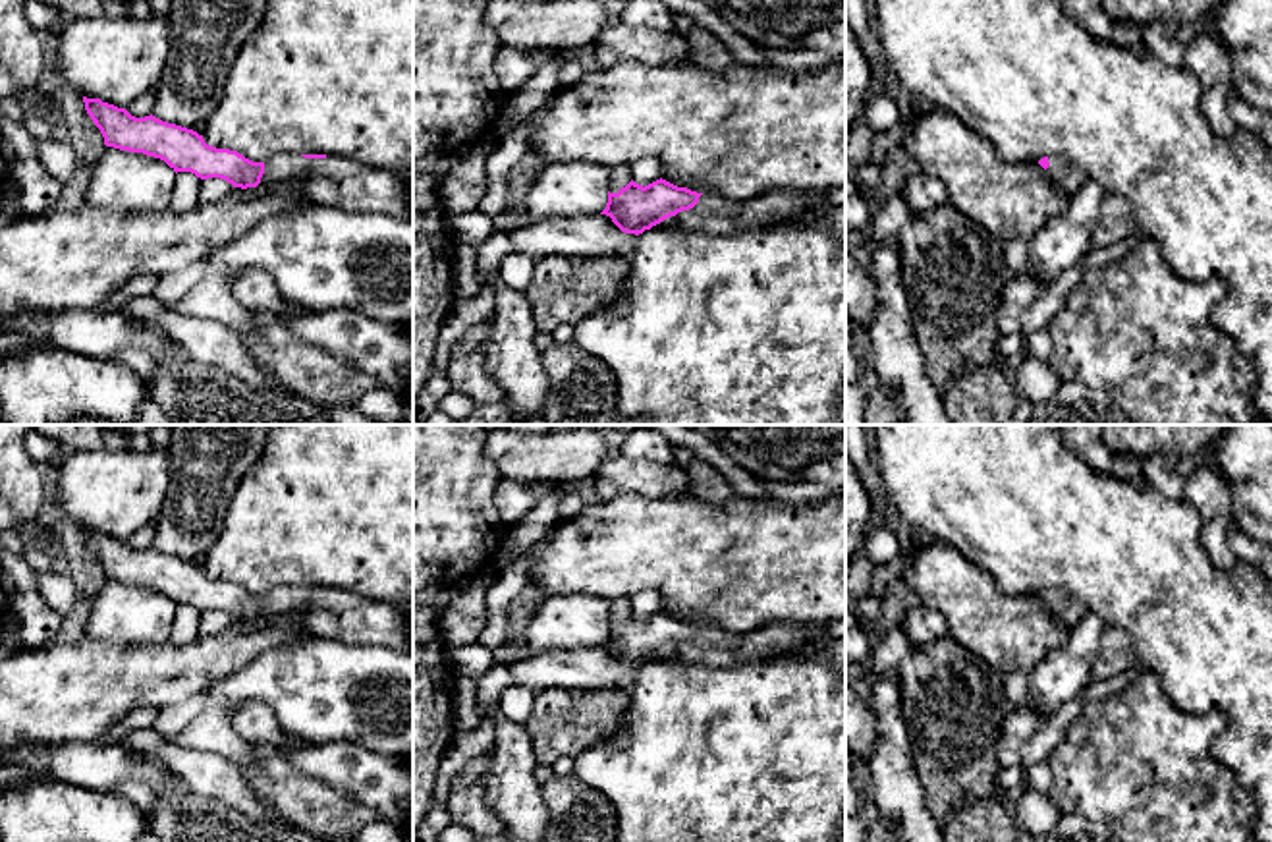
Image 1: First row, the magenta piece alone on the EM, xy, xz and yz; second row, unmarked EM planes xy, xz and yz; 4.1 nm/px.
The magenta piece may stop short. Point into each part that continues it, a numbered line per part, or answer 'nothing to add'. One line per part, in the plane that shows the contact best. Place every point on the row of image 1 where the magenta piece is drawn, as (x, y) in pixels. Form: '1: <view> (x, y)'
1: xz (713, 213)

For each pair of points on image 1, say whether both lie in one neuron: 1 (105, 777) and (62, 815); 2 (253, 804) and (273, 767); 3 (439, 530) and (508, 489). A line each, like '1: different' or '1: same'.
1: different
2: different
3: different

